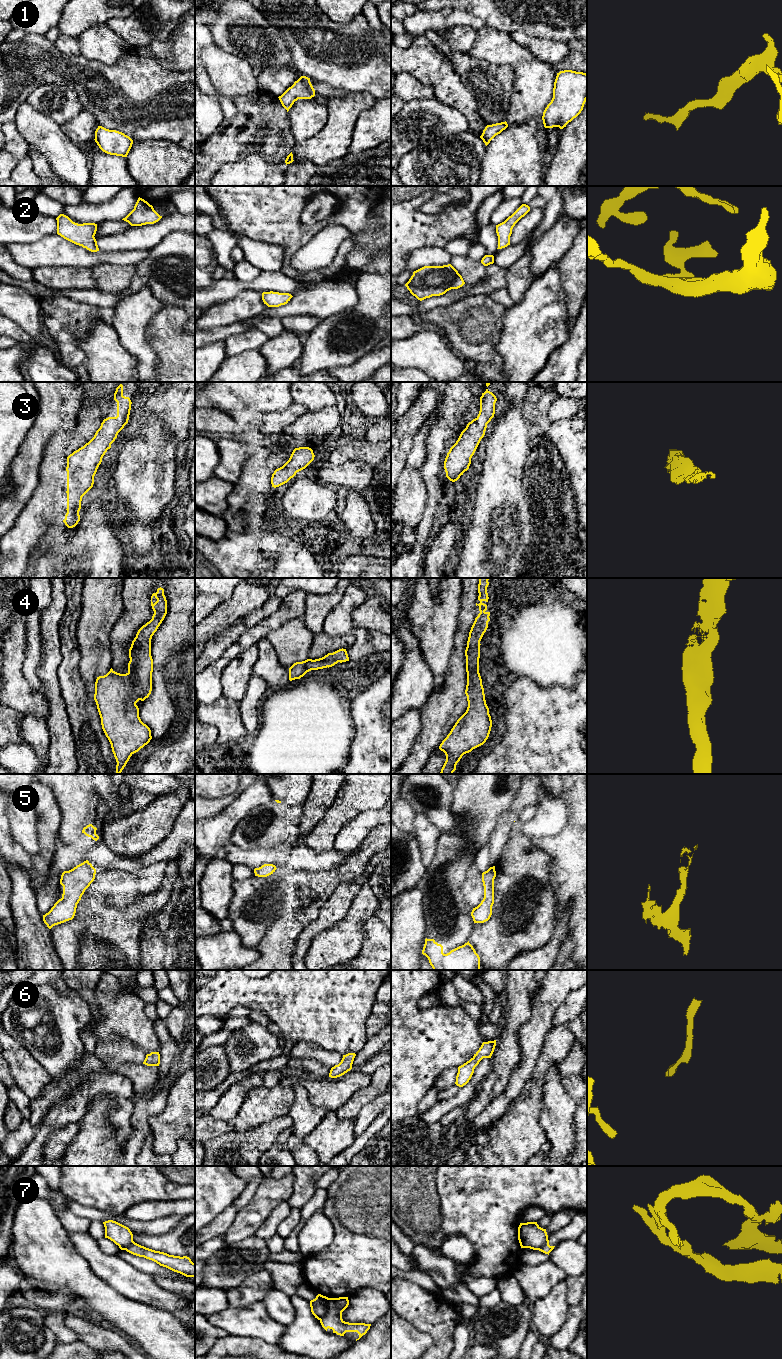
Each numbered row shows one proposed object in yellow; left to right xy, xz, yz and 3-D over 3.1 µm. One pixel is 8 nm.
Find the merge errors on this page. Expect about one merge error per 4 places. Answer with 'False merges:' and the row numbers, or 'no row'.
False merges: 7

